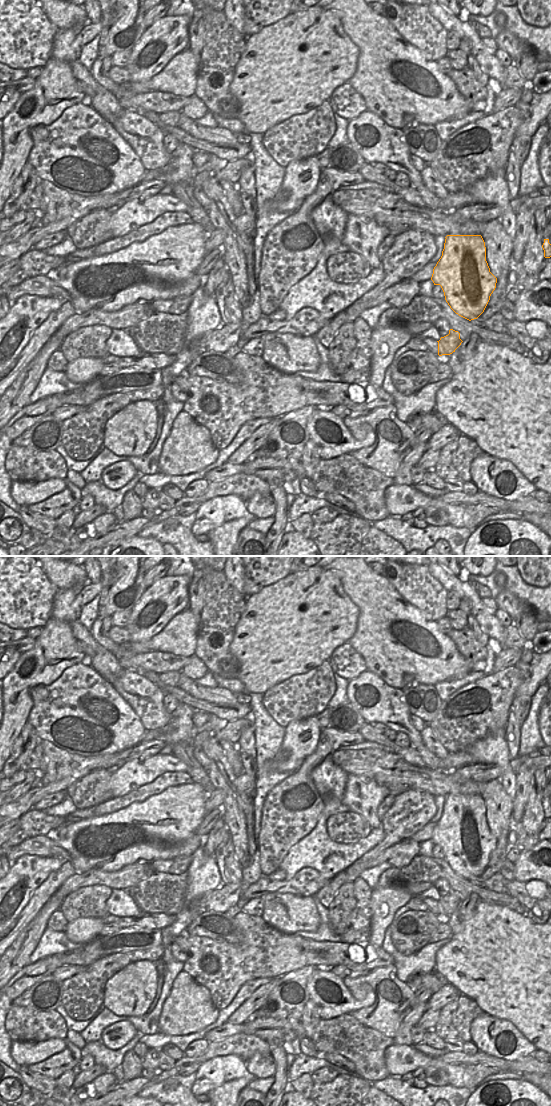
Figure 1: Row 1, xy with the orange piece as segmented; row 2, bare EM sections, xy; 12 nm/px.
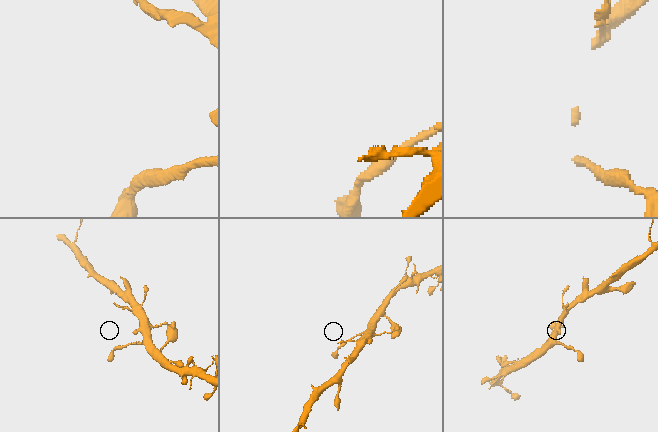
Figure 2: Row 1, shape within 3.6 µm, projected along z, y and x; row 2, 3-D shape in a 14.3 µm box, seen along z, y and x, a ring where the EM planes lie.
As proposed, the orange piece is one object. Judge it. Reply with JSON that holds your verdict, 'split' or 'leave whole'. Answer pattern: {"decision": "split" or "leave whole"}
{"decision": "split"}

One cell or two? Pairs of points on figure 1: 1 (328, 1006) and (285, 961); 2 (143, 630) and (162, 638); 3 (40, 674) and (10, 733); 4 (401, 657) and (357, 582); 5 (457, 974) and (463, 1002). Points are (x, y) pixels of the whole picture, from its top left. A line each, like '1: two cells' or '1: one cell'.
1: two cells
2: two cells
3: one cell
4: one cell
5: two cells

